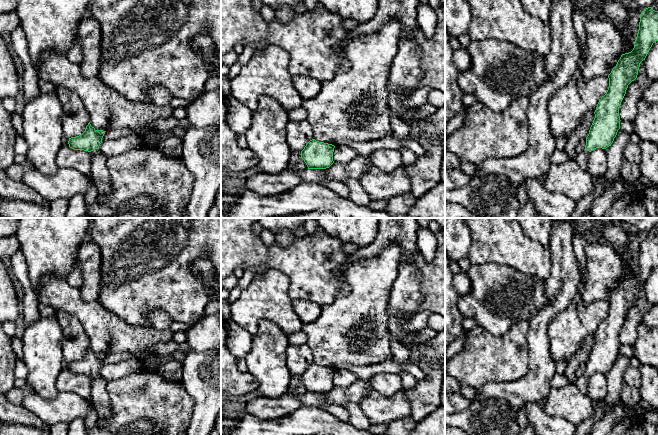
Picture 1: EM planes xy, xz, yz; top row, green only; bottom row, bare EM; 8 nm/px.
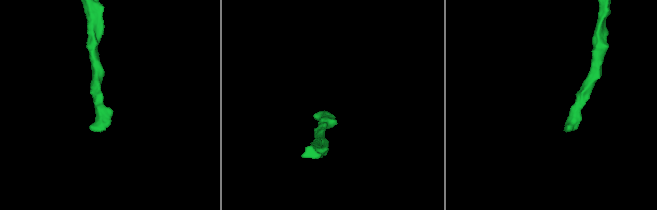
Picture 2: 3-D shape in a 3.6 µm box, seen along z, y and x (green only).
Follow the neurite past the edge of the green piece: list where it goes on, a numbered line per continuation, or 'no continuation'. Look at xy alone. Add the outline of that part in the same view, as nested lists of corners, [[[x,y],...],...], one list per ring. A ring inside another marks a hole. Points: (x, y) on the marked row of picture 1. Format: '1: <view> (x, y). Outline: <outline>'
1: xy (99, 173). Outline: [[[99,149],[91,151],[92,164],[89,177],[94,182],[99,196],[108,198],[111,192],[110,173],[106,162],[107,157],[103,155]]]

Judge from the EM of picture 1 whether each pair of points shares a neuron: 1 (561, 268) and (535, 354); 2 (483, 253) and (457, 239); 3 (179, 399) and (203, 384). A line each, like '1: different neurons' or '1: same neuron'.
1: same neuron
2: different neurons
3: different neurons

